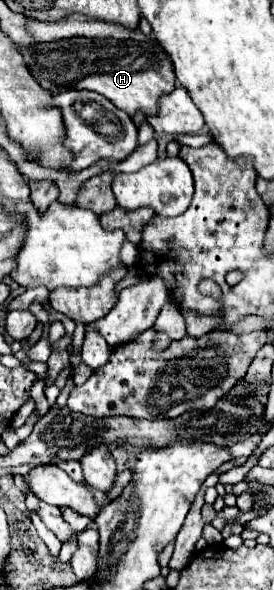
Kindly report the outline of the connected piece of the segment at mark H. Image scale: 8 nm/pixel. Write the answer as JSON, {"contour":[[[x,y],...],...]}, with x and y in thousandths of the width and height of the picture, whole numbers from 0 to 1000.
{"contour":[[[241,64],[204,71],[146,71],[124,81],[80,81],[66,85],[88,92],[88,102],[102,115],[117,119],[117,129],[139,136],[139,142],[197,159],[219,159],[255,149],[292,153],[336,153],[358,156],[401,173],[416,173],[431,183],[445,183],[460,193],[489,197],[496,190],[526,190],[533,197],[562,197],[577,190],[577,173],[599,159],[620,159],[642,149],[642,129],[620,95],[599,88],[599,81],[562,68],[423,68],[423,64]]]}

